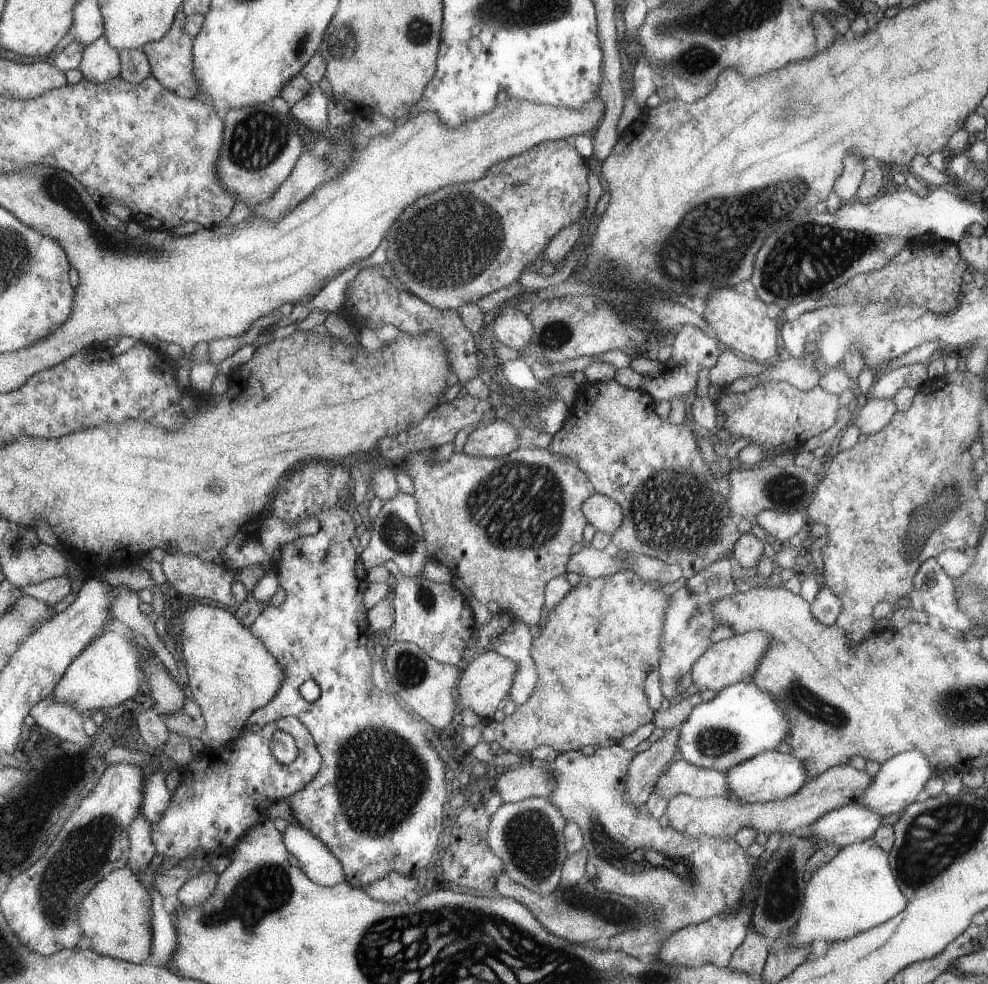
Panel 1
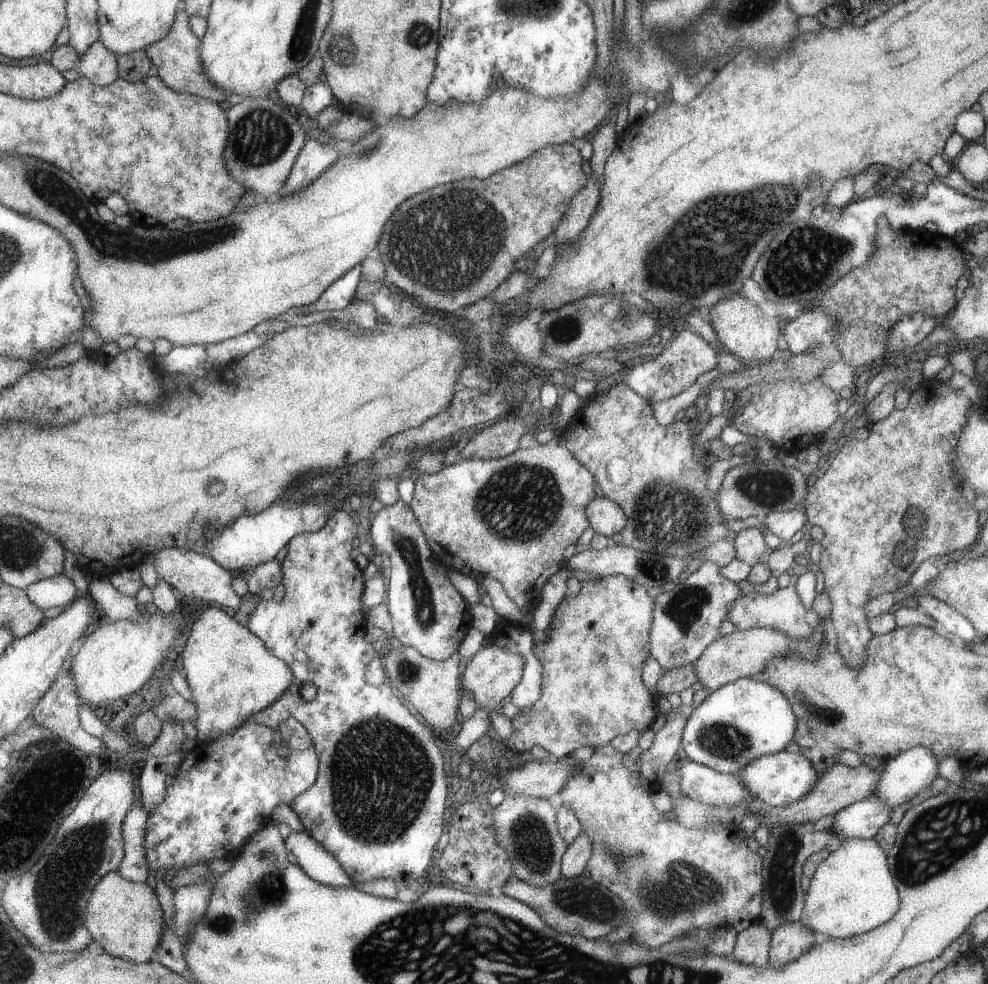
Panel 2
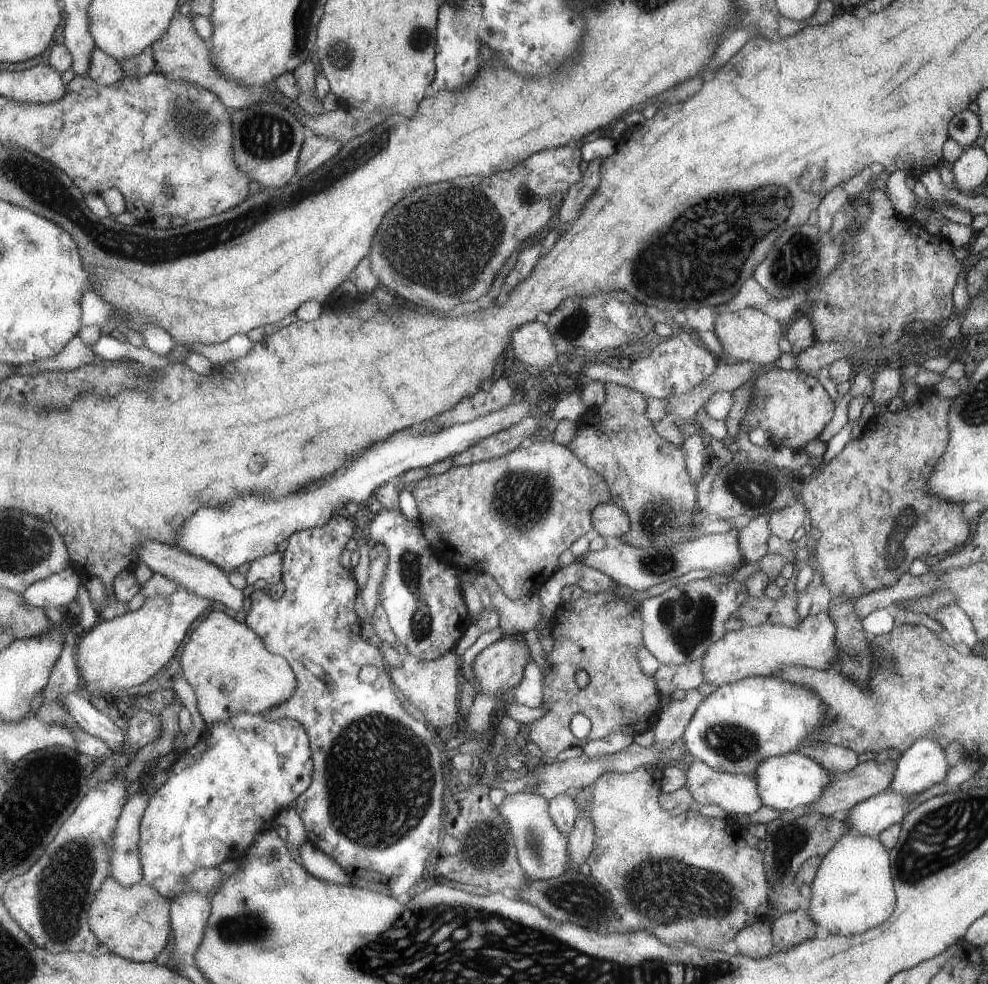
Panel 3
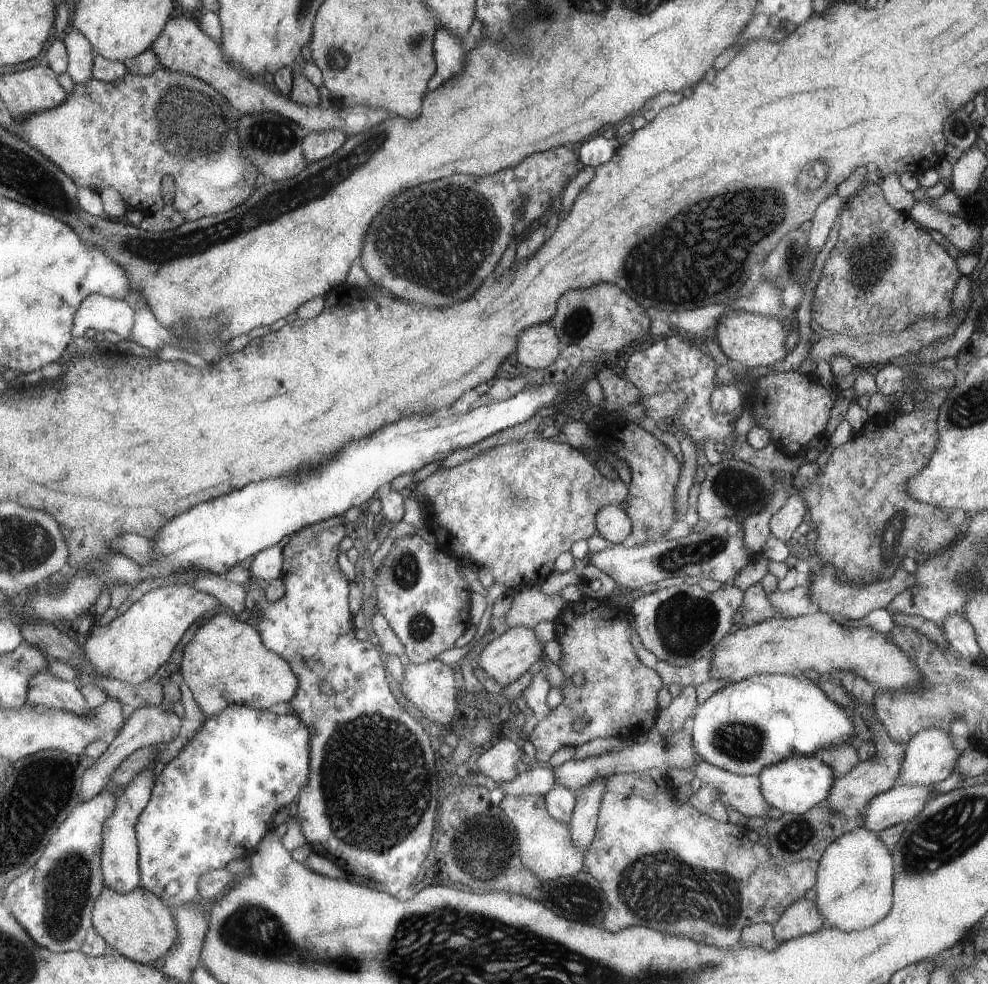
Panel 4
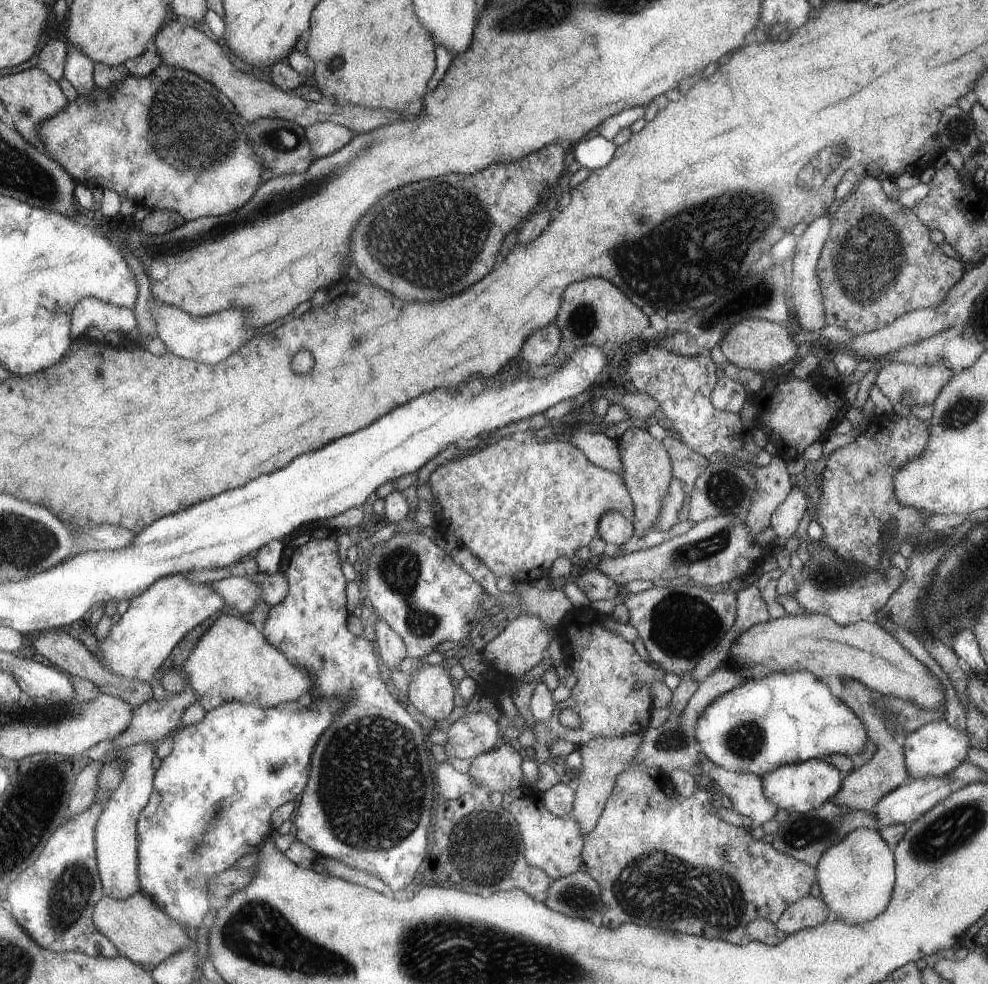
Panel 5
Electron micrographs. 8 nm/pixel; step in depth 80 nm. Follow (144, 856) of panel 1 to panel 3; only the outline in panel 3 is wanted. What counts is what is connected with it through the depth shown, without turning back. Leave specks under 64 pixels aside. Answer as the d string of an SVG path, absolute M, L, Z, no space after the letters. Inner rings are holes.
M143 789L130 796L114 832L112 874L123 886L130 887L144 880L140 855L141 825L148 806Z

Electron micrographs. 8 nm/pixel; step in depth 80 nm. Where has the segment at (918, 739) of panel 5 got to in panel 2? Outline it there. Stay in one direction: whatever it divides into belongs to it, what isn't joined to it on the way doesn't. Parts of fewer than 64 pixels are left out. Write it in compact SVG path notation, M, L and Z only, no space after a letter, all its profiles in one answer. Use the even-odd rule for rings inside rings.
M914 746L884 761L874 796L890 809L904 804L938 776L936 755L928 748Z

